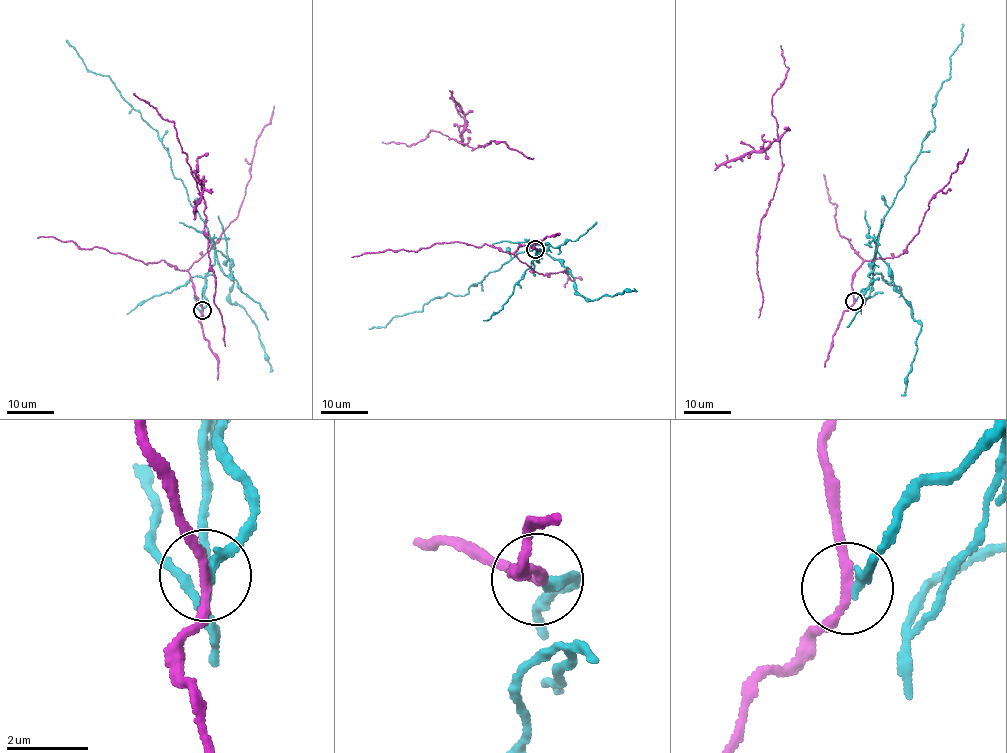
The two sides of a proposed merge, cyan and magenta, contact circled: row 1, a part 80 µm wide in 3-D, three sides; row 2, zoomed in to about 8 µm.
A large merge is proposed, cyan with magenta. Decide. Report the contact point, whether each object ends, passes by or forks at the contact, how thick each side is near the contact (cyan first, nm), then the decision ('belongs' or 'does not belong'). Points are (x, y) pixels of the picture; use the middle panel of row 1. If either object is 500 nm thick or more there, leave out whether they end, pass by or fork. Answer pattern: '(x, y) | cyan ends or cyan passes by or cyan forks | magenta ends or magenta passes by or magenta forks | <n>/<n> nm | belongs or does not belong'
(535, 249) | cyan ends | magenta passes by | 240/200 nm | does not belong

